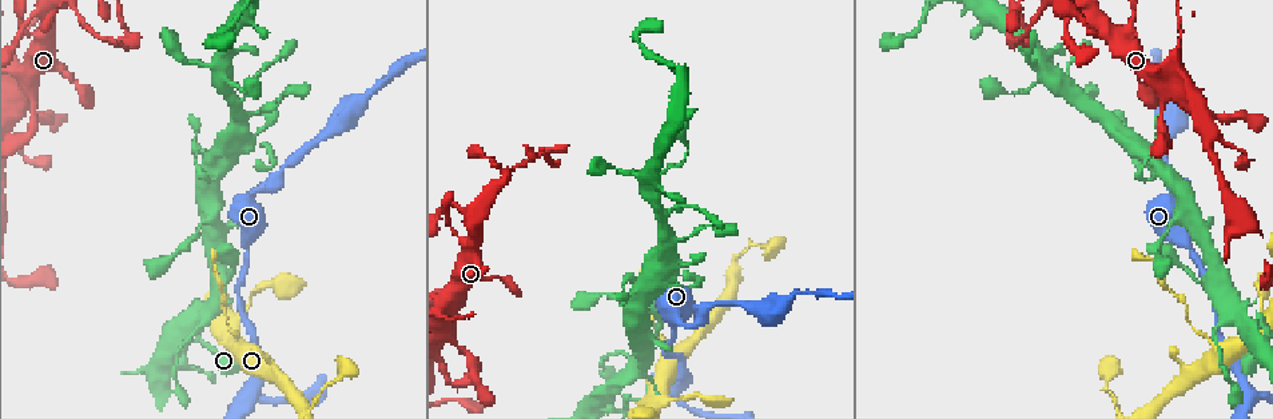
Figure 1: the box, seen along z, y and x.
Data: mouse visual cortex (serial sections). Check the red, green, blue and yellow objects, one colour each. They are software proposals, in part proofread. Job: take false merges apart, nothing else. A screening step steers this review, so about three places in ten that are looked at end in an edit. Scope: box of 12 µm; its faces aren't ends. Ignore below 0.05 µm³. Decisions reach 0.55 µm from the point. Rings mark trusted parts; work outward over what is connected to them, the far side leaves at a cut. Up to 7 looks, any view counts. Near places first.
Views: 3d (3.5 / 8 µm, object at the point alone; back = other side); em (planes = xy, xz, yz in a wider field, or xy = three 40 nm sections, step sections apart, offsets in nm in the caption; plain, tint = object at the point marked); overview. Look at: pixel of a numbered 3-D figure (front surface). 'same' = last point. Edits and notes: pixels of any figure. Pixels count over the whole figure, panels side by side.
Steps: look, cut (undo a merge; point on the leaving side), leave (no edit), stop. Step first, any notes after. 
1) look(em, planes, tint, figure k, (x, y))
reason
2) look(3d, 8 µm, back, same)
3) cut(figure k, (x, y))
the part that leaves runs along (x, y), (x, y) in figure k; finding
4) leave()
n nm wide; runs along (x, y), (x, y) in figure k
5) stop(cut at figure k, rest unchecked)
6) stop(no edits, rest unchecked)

look(3d, 3.5 µm, figure 1, (1069, 23))
abrupt turn

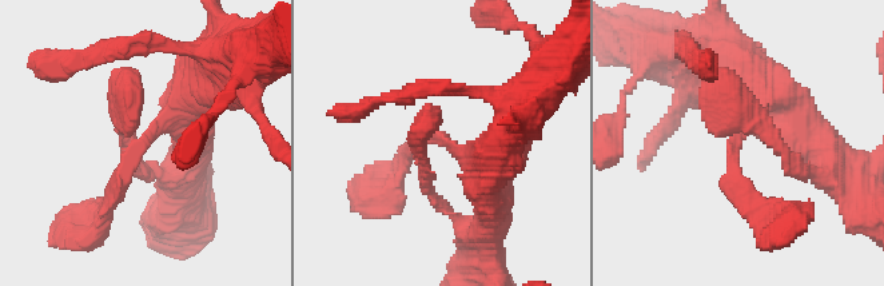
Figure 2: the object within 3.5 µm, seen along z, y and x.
look(em, xy, step 1, tint, figure 2, (140, 147))
shape alone is not enough

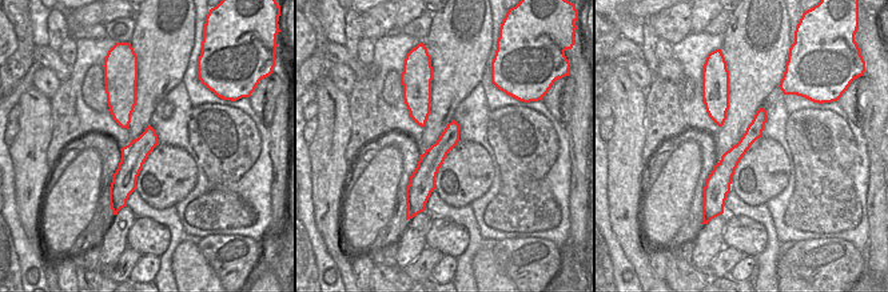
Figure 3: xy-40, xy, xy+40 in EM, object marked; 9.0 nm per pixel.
leave()
runs along (761, 112), (721, 175), (720, 196) in figure 3; all the same cell

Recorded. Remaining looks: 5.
look(3d, 8 µm, figure 1, (217, 163))
small branch off a trunk

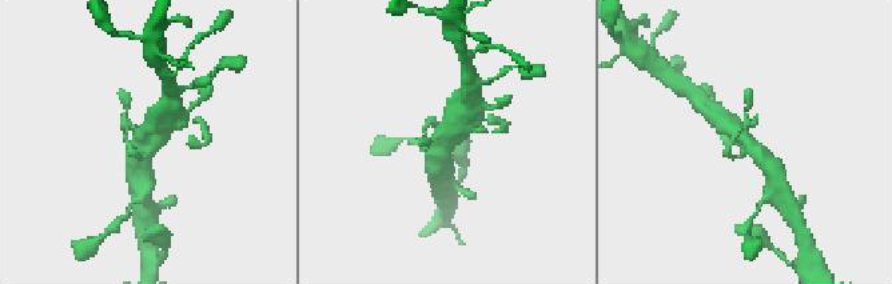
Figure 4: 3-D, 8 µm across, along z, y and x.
look(3d, 3.5 µm, figure 4, (449, 141))

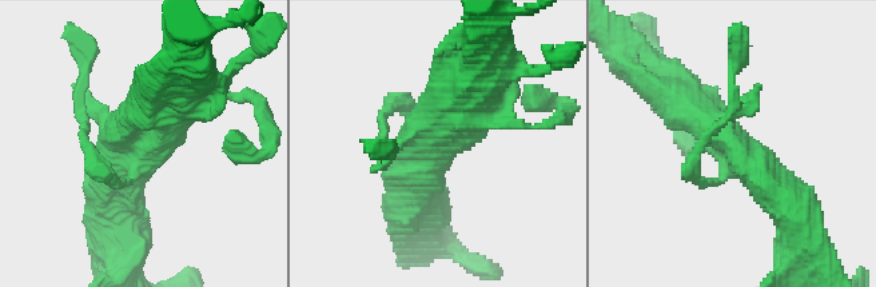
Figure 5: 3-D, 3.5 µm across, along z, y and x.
look(em, xy, step 2, tint, figure 5, (735, 146))

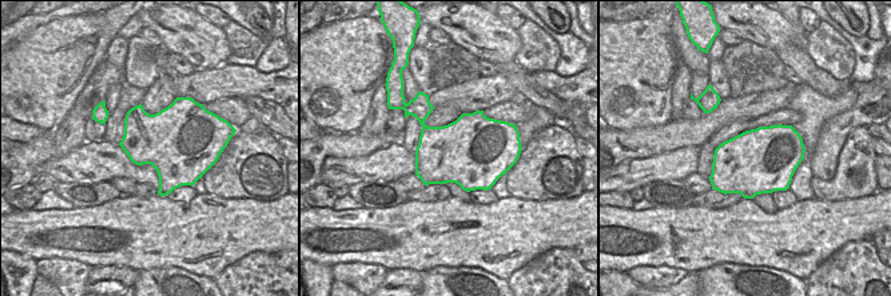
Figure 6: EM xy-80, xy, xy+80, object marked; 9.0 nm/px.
leave()
continuous, no second cell

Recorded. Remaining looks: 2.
look(3d, 3.5 µm, figure 1, (1076, 99))
three-way junction

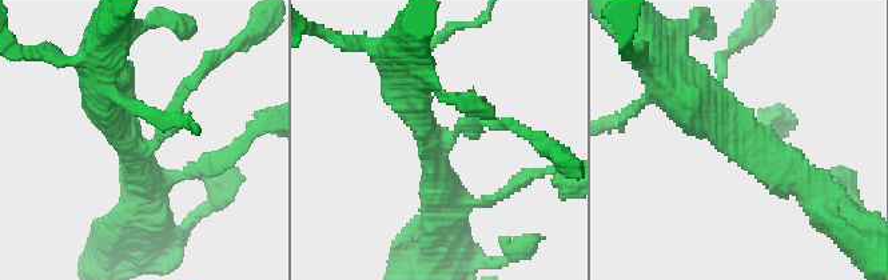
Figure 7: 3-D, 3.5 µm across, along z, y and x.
look(em, planes, tint, figure 7, (740, 149))
3 arms; arms of 200, 400, 400 nm

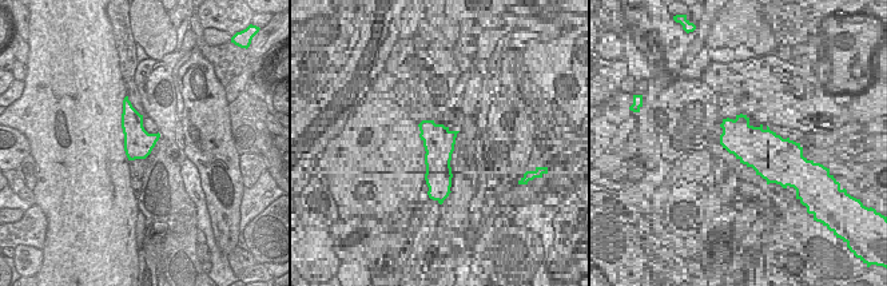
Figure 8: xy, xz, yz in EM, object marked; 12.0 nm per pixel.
leave()
runs along (815, 192), (681, 98) in figure 7; all the same cell

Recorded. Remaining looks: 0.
stop(no edits, rest unchecked)

